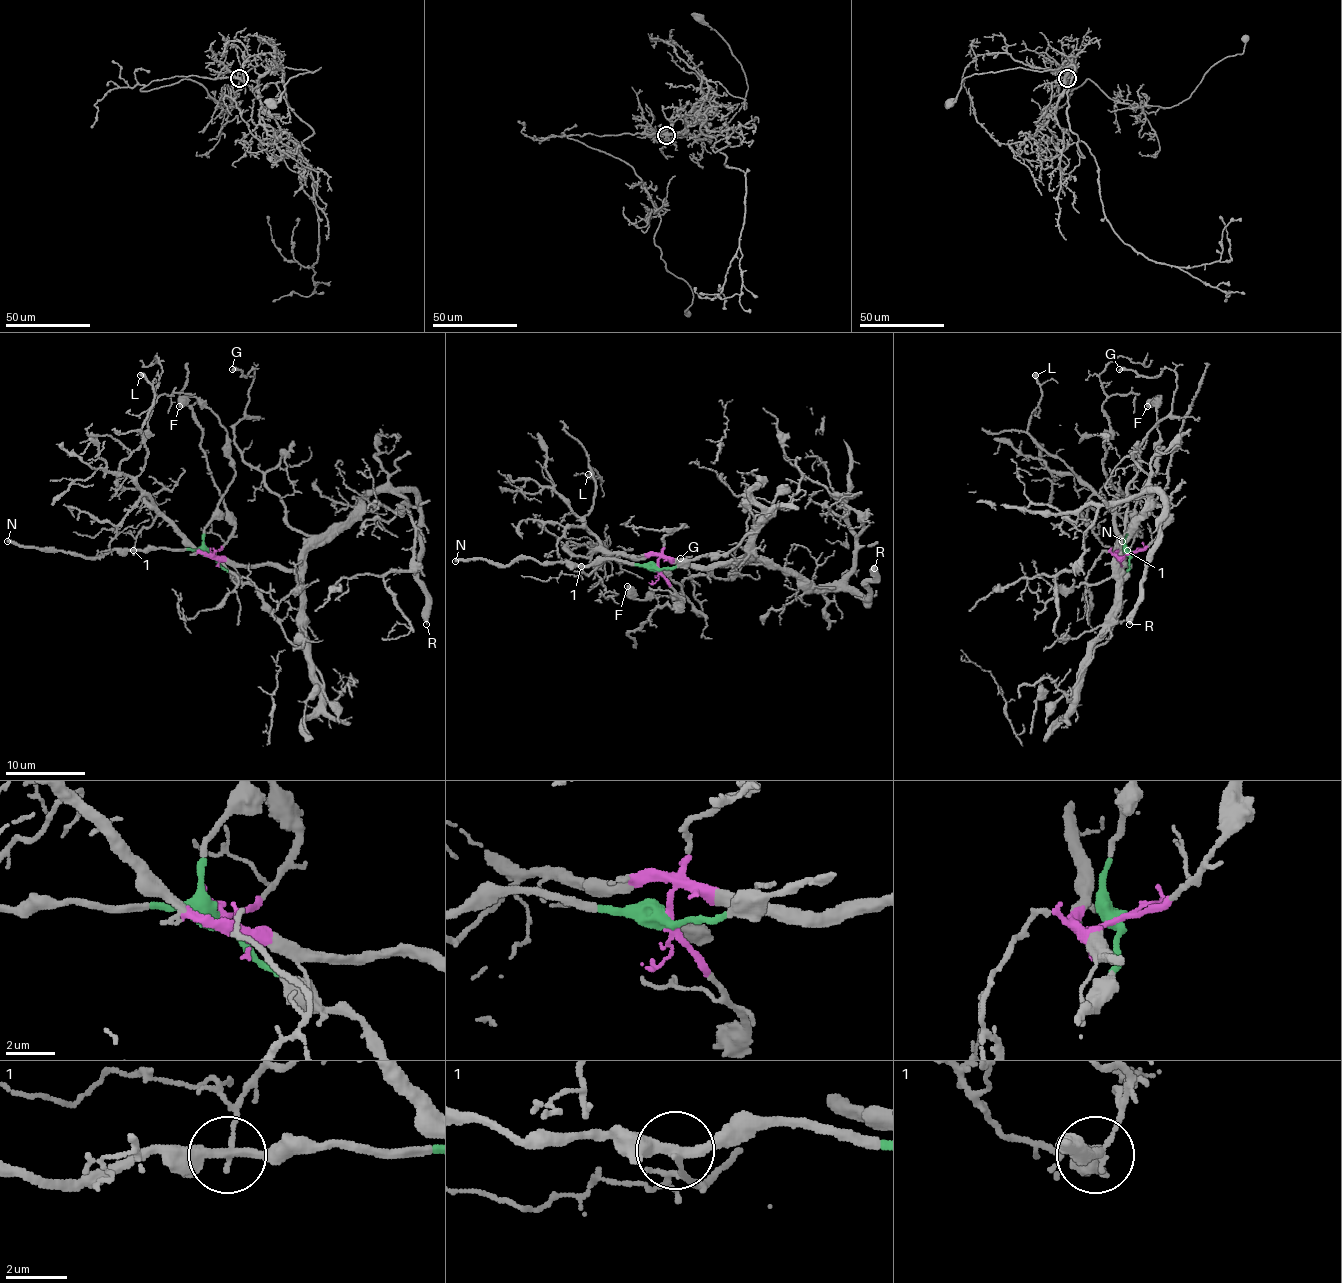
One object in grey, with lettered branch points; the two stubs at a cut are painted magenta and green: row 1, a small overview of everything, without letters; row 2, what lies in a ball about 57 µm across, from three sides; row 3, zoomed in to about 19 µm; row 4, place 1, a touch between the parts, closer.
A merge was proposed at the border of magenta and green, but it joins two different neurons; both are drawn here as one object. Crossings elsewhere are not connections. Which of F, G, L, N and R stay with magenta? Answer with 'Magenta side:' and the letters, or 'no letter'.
Magenta side: G, L, R

